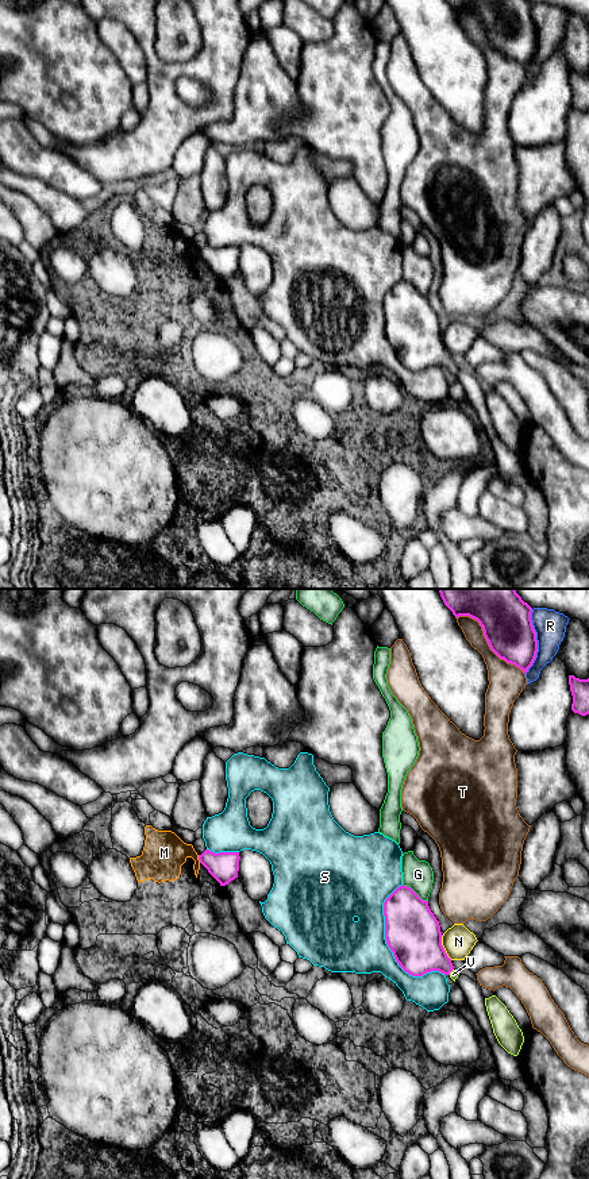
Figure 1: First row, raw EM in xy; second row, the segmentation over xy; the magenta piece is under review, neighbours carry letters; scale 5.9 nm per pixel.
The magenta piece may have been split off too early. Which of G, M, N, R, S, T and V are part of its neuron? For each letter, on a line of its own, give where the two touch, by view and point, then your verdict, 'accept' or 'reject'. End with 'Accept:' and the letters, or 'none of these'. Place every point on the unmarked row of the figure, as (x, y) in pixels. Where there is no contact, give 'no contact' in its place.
G: contact xy (414, 286); reject
M: contact xy (199, 254); reject
N: contact xy (442, 342); reject
R: contact xy (536, 37); reject
S: contact xy (388, 341); reject
T: contact xy (487, 35); reject
V: contact xy (451, 365); accept
Accept: V

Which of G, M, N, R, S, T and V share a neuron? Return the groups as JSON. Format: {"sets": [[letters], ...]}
{"sets": [["G"], ["M"], ["N"], ["R"], ["S"], ["T"], ["V"]]}

